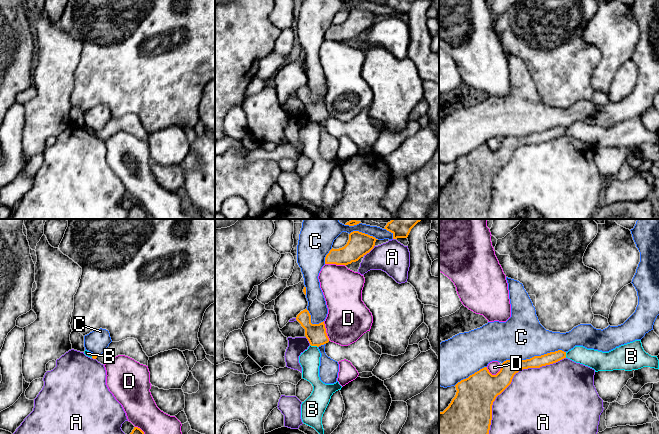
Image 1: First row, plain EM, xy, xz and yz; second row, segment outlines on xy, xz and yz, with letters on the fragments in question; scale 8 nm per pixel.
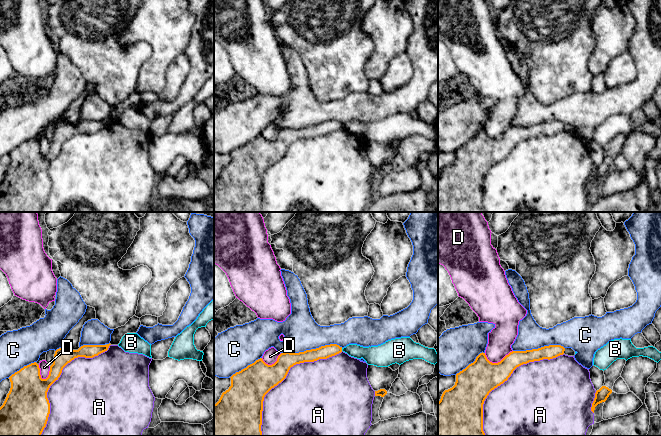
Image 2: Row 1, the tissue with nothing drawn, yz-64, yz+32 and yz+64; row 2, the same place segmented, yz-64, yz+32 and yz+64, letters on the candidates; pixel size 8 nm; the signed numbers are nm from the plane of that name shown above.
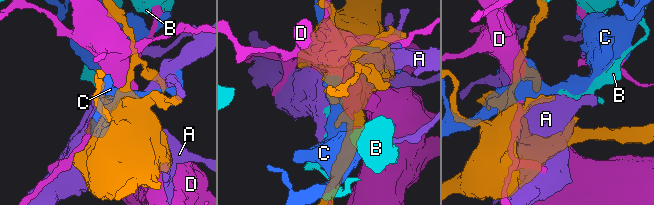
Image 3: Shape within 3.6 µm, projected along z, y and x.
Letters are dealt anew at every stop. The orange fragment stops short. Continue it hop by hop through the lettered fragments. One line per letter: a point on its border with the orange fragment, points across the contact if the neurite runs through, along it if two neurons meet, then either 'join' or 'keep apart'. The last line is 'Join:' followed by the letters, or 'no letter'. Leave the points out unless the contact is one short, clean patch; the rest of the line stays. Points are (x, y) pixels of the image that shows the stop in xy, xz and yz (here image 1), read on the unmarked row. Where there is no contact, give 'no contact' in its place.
A: meets orange in yz at (510, 159); keep apart
B: meets orange in xz at (314, 121); border along xz (310, 120), (317, 123); keep apart
C: meets orange in yz at (534, 132); keep apart
D: meets orange in xz at (335, 39); keep apart
Join: no letter

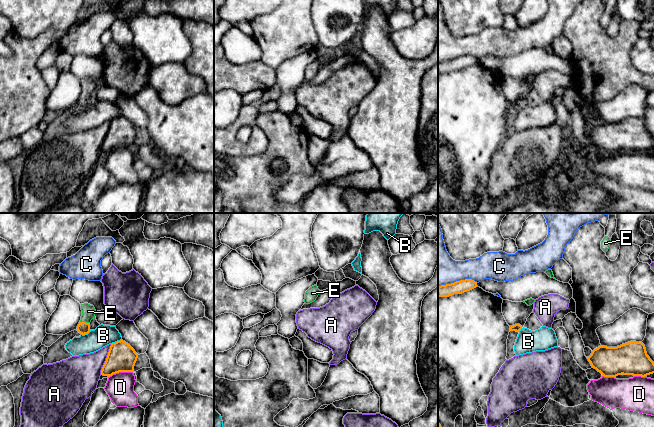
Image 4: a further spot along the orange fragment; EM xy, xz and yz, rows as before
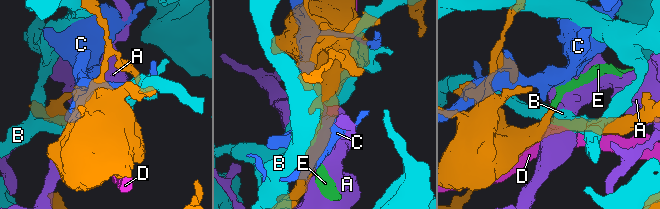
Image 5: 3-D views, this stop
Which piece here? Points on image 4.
A: meets orange in xy at (106, 135); keep apart
B: meets orange in xy at (117, 117); keep apart
C: meets orange in yz at (457, 57); keep apart
D: meets orange in xy at (120, 147); keep apart
E: meets orange in xy at (85, 98); runs through xy (83, 104), (85, 98), (88, 87); join
Join: E

